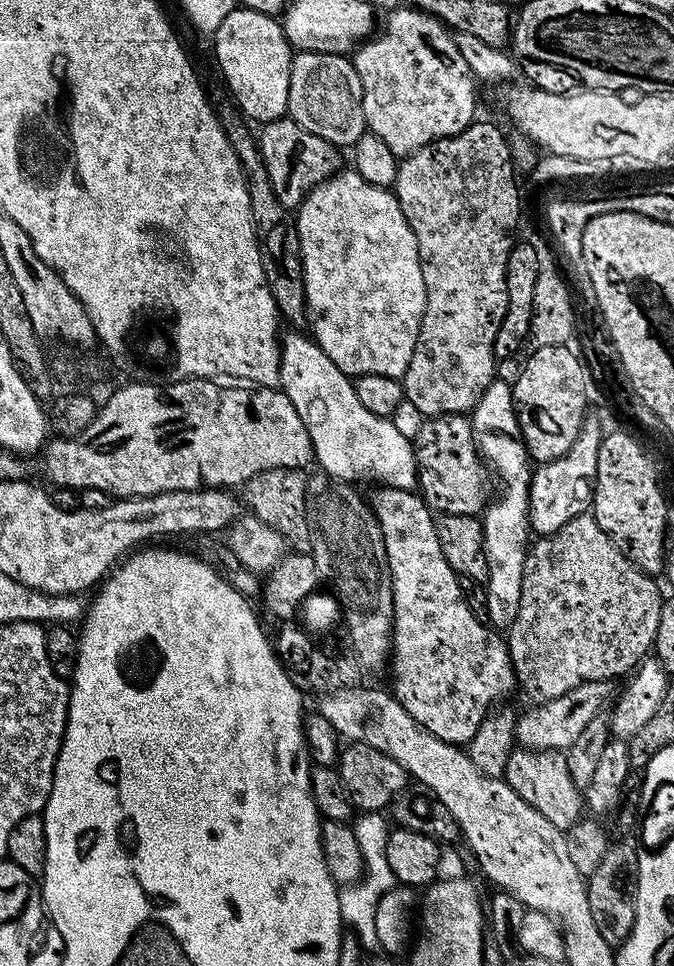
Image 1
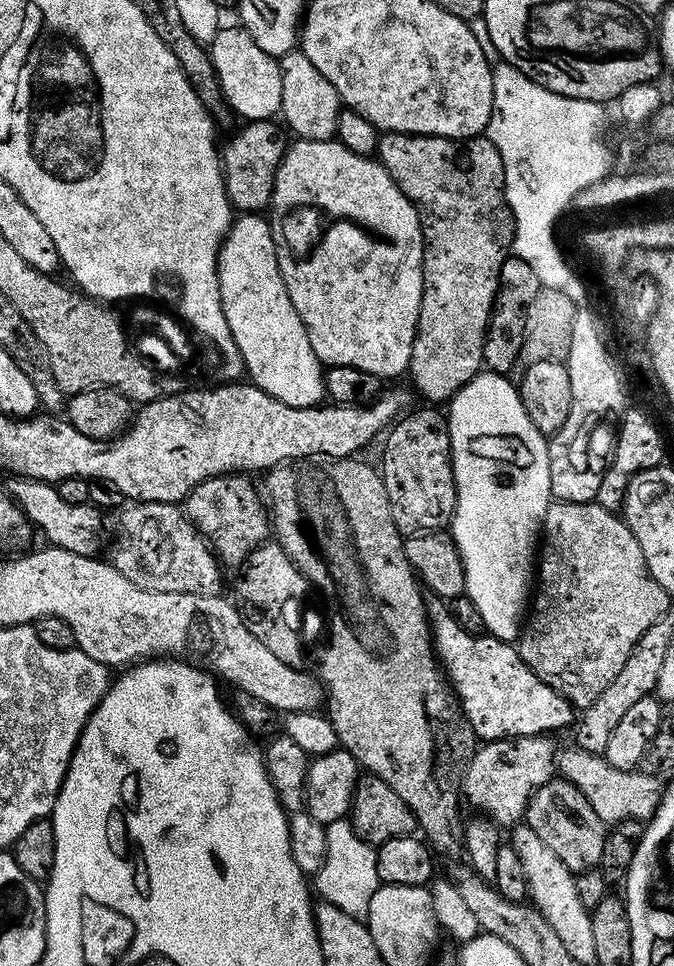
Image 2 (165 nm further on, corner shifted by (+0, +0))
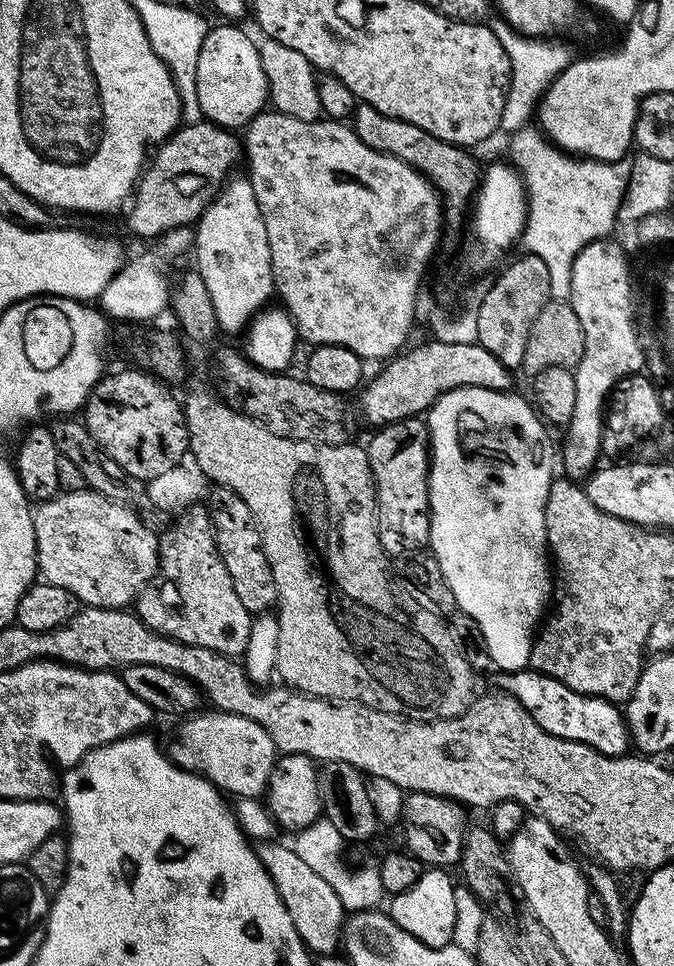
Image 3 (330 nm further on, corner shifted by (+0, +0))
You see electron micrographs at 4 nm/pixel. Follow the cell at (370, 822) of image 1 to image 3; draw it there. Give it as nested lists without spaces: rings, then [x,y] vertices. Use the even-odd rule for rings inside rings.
[[[321,816],[311,826],[297,833],[294,840],[296,842],[294,841],[292,847],[298,856],[320,877],[330,883],[334,892],[338,894],[345,911],[349,913],[371,911],[379,905],[377,903],[381,898],[384,898],[379,869],[375,865],[364,868],[350,868],[341,856],[344,847],[346,847],[345,838],[339,834],[334,824],[328,819]]]

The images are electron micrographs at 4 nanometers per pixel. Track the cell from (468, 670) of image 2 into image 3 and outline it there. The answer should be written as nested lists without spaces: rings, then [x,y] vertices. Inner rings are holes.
[[[535,670],[500,672],[497,677],[495,687],[522,702],[530,718],[534,718],[534,722],[538,722],[542,730],[558,738],[582,742],[607,756],[623,756],[629,751],[628,721],[625,713],[616,709],[619,707],[613,701],[575,692],[562,681]]]

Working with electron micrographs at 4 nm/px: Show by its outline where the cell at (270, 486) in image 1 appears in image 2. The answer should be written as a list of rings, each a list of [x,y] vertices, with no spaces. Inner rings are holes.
[[[229,474],[210,477],[202,481],[200,485],[192,488],[192,492],[185,496],[182,501],[184,515],[191,520],[192,525],[203,534],[213,552],[216,553],[221,565],[225,569],[239,569],[247,560],[250,553],[265,543],[270,536],[270,513],[262,499],[262,492],[259,487],[251,484],[249,477],[244,474]]]

